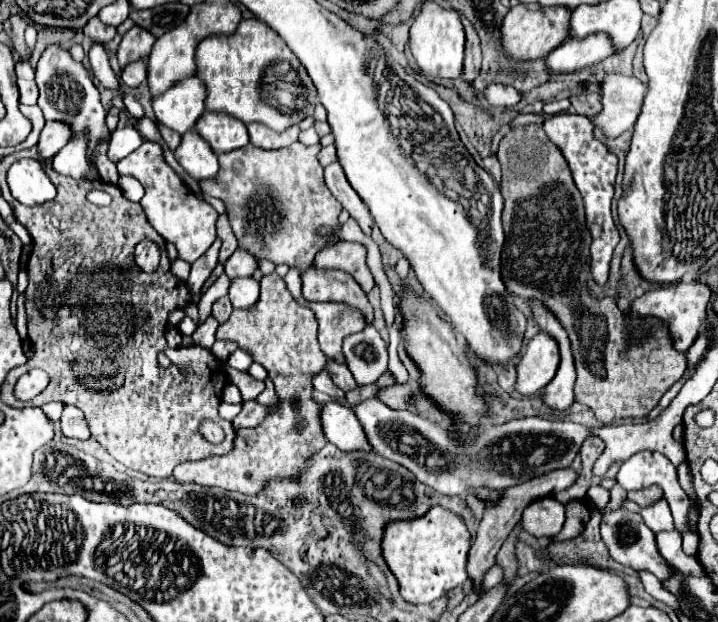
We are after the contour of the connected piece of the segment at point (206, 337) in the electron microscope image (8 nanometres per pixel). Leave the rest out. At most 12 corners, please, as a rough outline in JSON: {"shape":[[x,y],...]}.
{"shape":[[208,316],[192,334],[194,344],[210,350],[218,320]]}

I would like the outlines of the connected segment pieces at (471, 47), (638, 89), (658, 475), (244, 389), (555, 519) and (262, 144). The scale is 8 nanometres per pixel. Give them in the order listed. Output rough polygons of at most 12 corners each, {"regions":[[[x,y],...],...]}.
{"regions":[[[472,24],[466,30],[466,58],[462,78],[472,84],[480,72],[480,40]],[[606,74],[602,112],[592,118],[616,138],[636,124],[646,86]],[[664,454],[630,456],[616,474],[624,490],[660,486],[676,530],[688,530],[690,500]],[[246,372],[228,374],[238,386],[242,402],[254,400],[262,392],[262,380]],[[546,496],[532,502],[522,526],[532,536],[556,536],[566,508]],[[248,124],[250,142],[264,150],[298,140],[298,124],[274,132],[264,124]]]}

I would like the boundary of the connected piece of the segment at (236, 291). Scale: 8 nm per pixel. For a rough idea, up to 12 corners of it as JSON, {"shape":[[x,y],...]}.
{"shape":[[234,278],[228,298],[234,308],[252,308],[258,280]]}

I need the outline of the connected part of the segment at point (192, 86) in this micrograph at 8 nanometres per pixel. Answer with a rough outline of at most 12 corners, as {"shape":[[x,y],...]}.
{"shape":[[178,80],[152,98],[156,120],[184,134],[204,114],[206,86]]}

